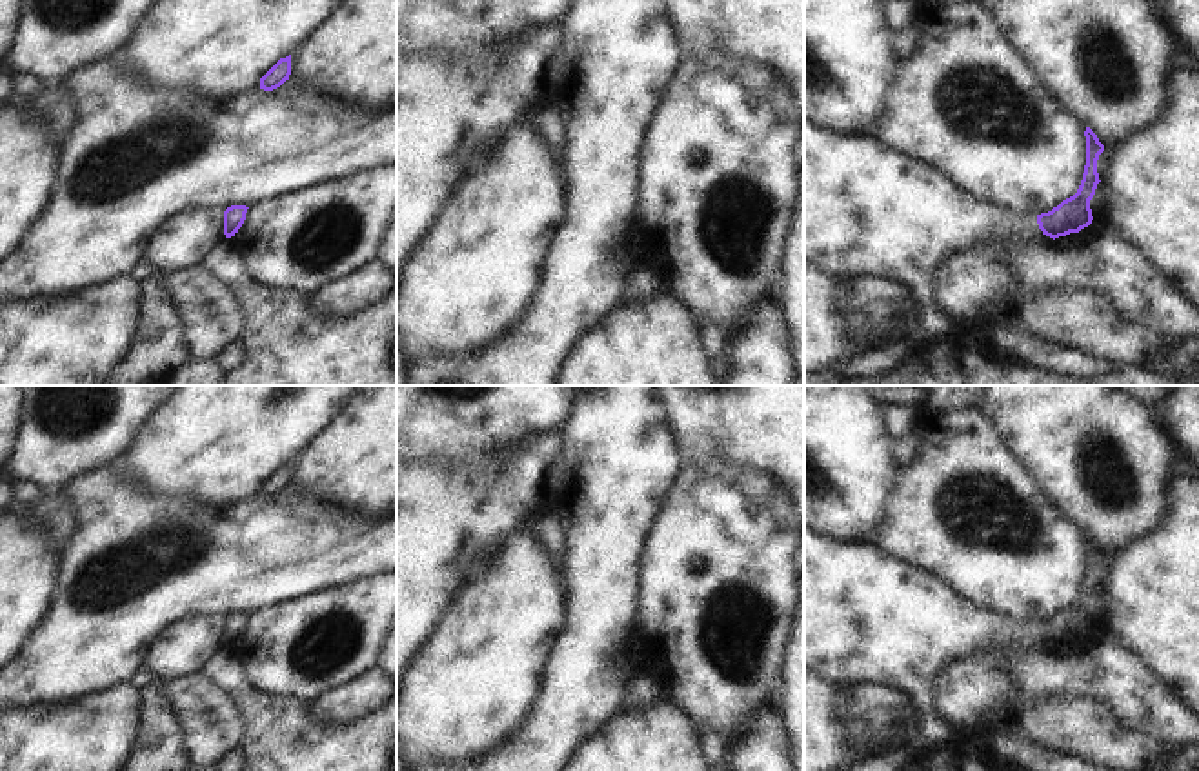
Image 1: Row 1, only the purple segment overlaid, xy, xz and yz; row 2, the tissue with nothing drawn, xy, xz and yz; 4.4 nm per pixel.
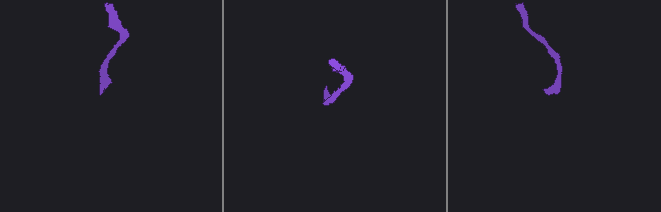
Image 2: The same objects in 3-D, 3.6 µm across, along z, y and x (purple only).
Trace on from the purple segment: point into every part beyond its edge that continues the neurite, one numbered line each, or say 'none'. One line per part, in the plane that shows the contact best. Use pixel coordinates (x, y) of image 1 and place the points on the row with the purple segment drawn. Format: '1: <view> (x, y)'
none

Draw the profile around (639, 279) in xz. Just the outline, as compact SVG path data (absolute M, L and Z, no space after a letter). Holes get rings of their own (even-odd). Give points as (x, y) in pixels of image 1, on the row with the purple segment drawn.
M633 218L630 222L630 231L624 240L624 251L628 255L624 262L624 271L628 276L628 284L620 296L620 302L640 296L640 295L648 295L655 291L659 285L640 258L640 247L642 247L642 235Z

